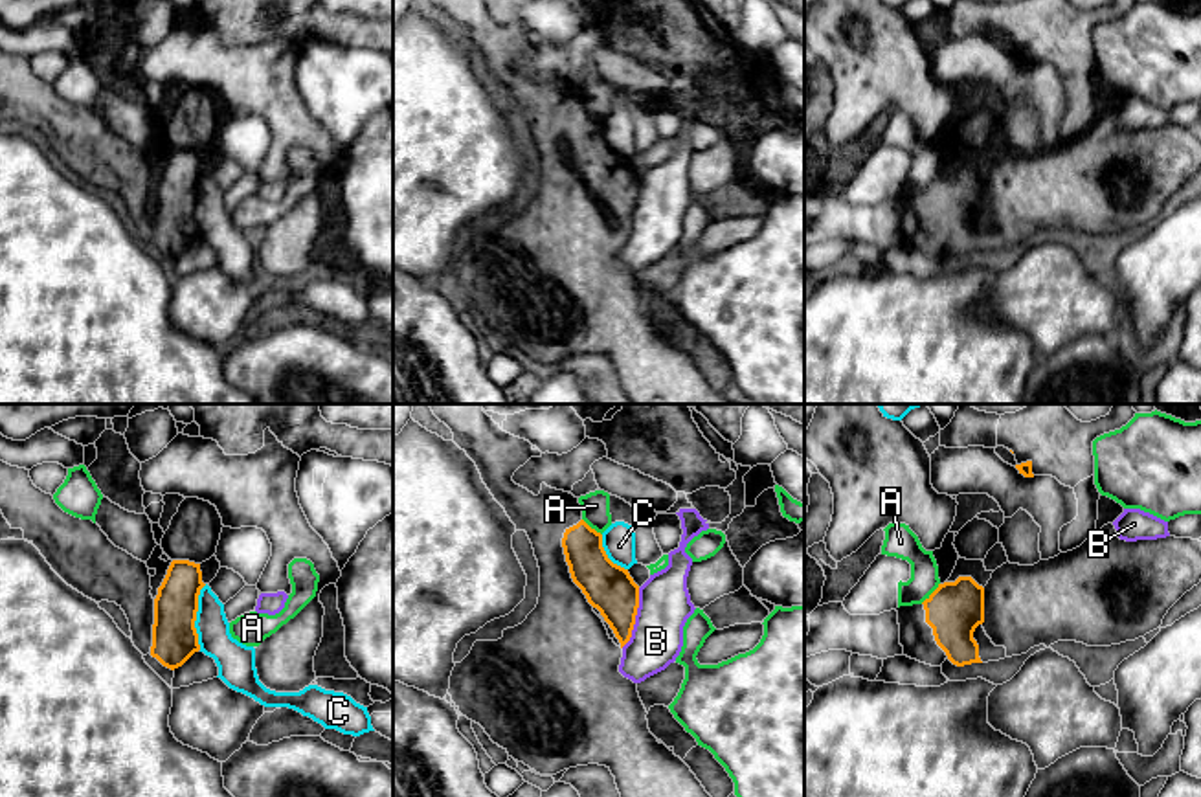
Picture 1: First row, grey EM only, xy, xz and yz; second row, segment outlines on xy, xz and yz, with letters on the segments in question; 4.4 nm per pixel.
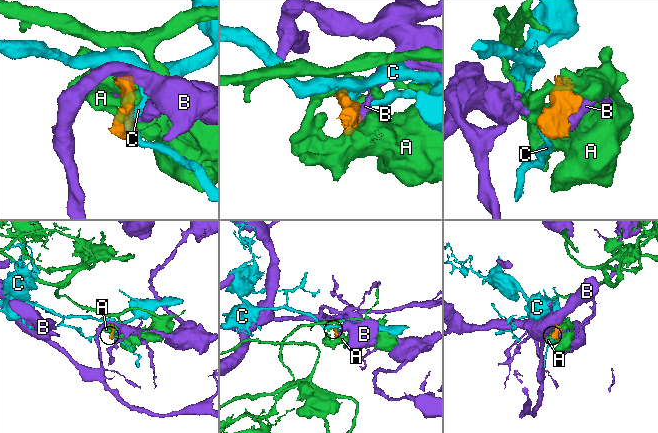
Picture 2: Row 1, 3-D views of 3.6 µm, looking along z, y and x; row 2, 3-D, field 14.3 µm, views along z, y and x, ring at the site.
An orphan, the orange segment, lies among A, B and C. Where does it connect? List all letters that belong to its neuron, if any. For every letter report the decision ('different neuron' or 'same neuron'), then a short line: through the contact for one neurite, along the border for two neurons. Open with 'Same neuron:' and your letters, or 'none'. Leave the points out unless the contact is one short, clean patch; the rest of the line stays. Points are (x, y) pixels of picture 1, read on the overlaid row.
Same neuron: none
A: different neuron
B: different neuron
C: different neuron; line xy (206, 584), (199, 595), (195, 621), (199, 649)

